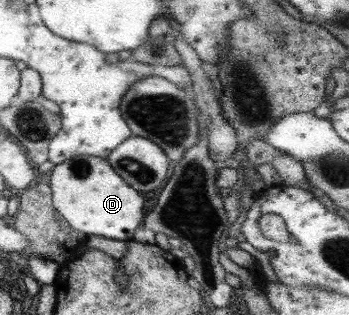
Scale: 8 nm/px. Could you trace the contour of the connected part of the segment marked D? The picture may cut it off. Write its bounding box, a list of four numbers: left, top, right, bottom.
[49,154,143,242]

